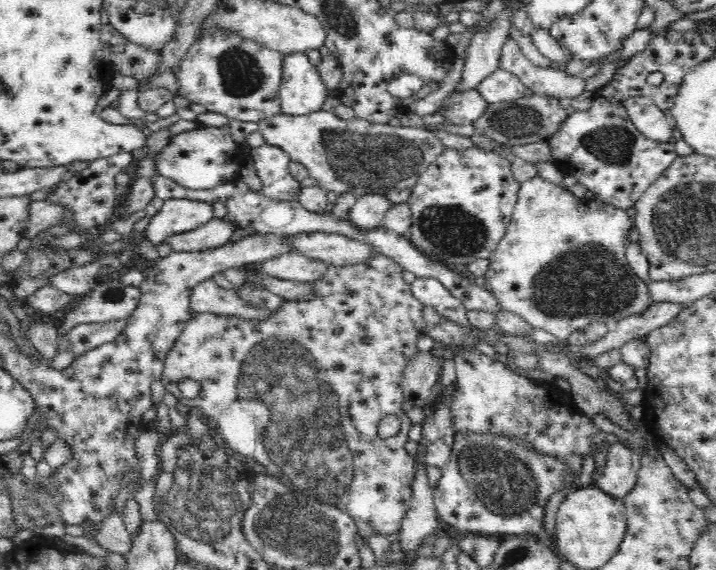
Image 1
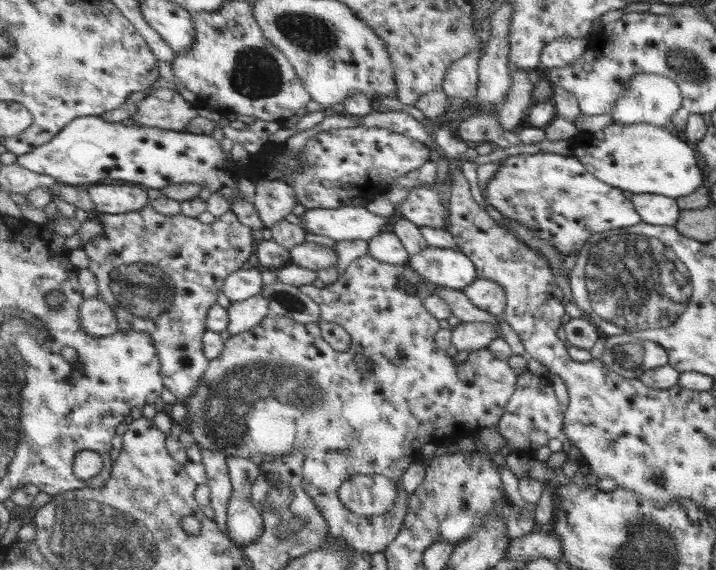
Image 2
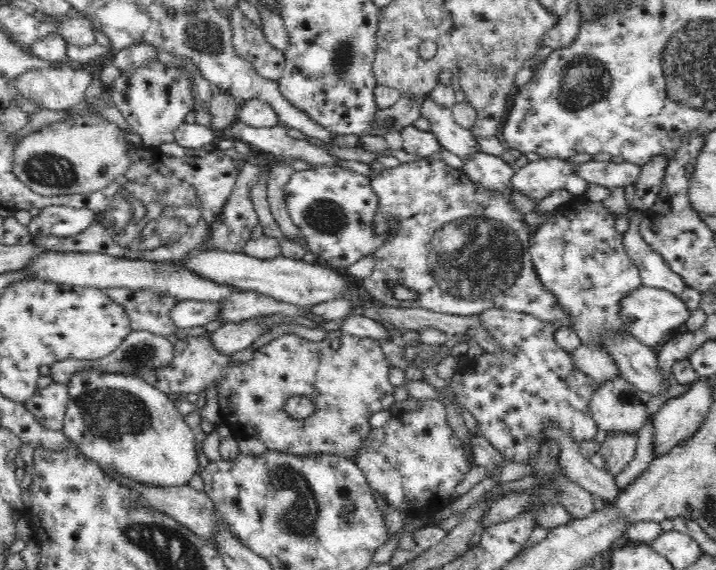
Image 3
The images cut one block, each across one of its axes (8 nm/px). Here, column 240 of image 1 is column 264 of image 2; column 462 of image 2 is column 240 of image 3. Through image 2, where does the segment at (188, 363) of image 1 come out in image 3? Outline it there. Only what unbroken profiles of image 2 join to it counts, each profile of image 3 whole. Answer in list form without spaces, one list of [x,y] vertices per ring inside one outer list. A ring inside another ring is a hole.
[[[343,332],[339,350],[332,348],[328,337],[319,342],[307,340],[296,334],[282,334],[268,344],[256,349],[254,356],[247,362],[230,366],[222,370],[222,376],[214,379],[216,366],[178,366],[162,369],[162,372],[146,372],[140,374],[145,381],[152,383],[167,395],[175,393],[182,395],[182,382],[188,378],[202,380],[217,380],[218,405],[220,405],[221,425],[232,431],[234,438],[256,438],[269,451],[280,451],[296,456],[308,454],[324,454],[344,456],[348,461],[356,461],[358,452],[366,447],[373,430],[370,416],[382,410],[389,410],[394,404],[394,386],[389,381],[390,366],[385,359],[379,341],[370,338],[360,338]],[[292,397],[306,397],[314,404],[314,412],[304,419],[292,419],[284,413],[286,401]]]

